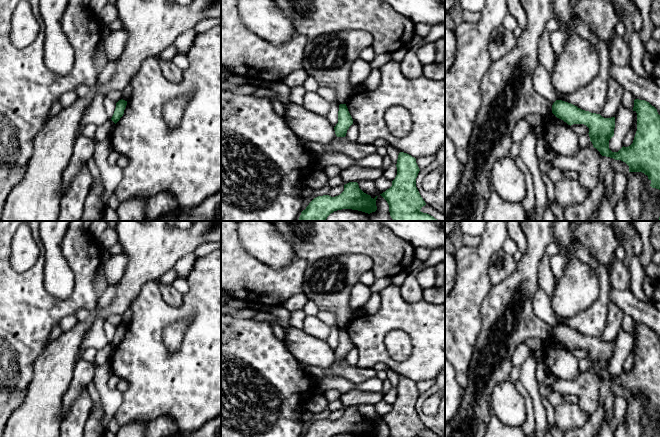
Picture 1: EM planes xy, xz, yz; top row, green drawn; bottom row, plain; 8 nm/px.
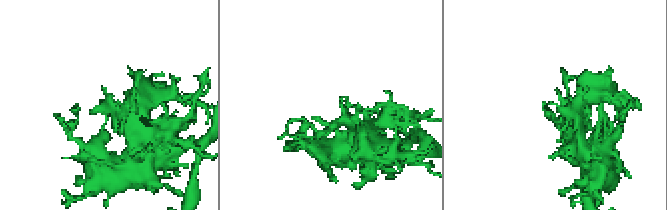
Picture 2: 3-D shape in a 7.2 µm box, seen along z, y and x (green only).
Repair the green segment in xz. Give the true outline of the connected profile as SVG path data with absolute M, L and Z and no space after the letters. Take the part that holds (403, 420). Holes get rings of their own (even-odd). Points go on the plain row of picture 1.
M400 376L397 383L397 399L392 405L392 410L385 416L380 418L389 429L390 437L423 437L421 432L426 429L425 425L421 421L417 411L416 402L420 395L416 382L411 379Z

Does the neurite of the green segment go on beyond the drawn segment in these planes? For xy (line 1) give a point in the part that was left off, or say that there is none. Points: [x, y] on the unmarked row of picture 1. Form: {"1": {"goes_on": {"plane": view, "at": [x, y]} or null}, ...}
{"1": {"goes_on": null}}

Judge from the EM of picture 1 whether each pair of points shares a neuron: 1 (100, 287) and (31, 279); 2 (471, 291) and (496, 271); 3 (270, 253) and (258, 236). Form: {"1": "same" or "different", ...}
{"1": "different", "2": "different", "3": "same"}

